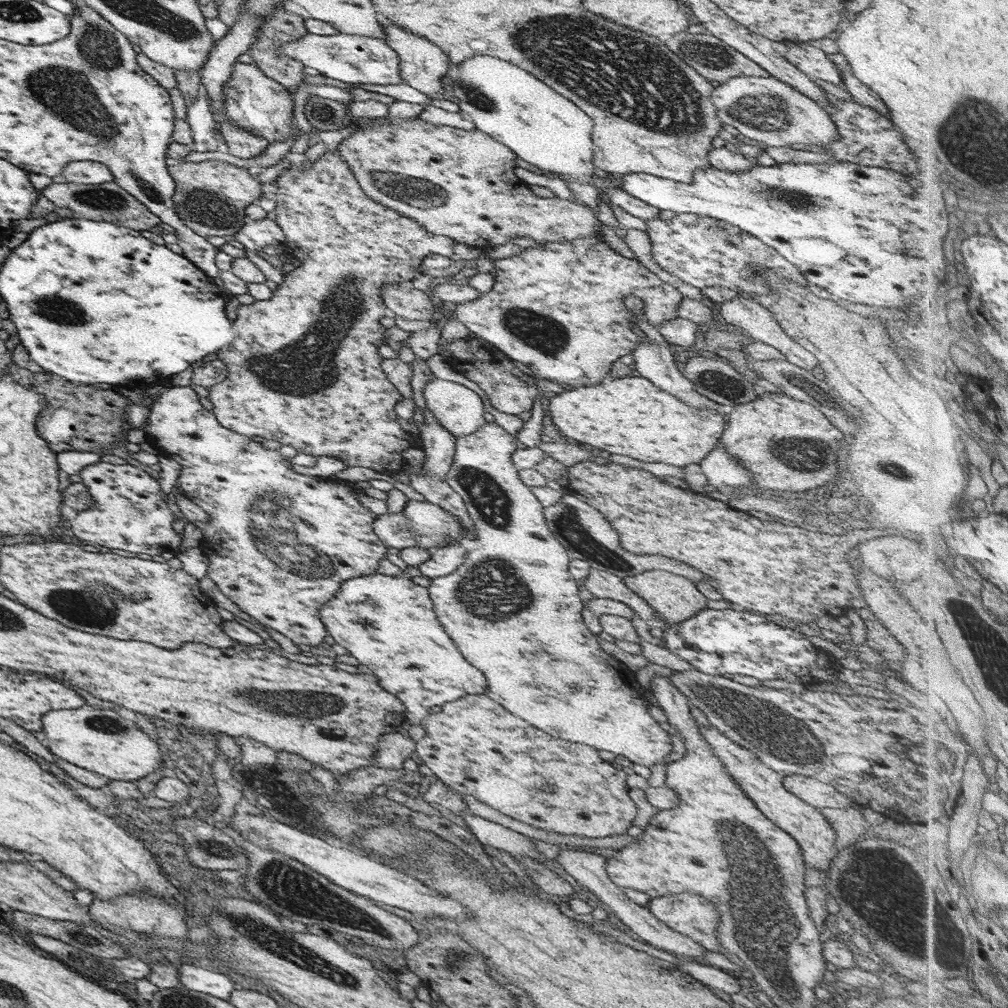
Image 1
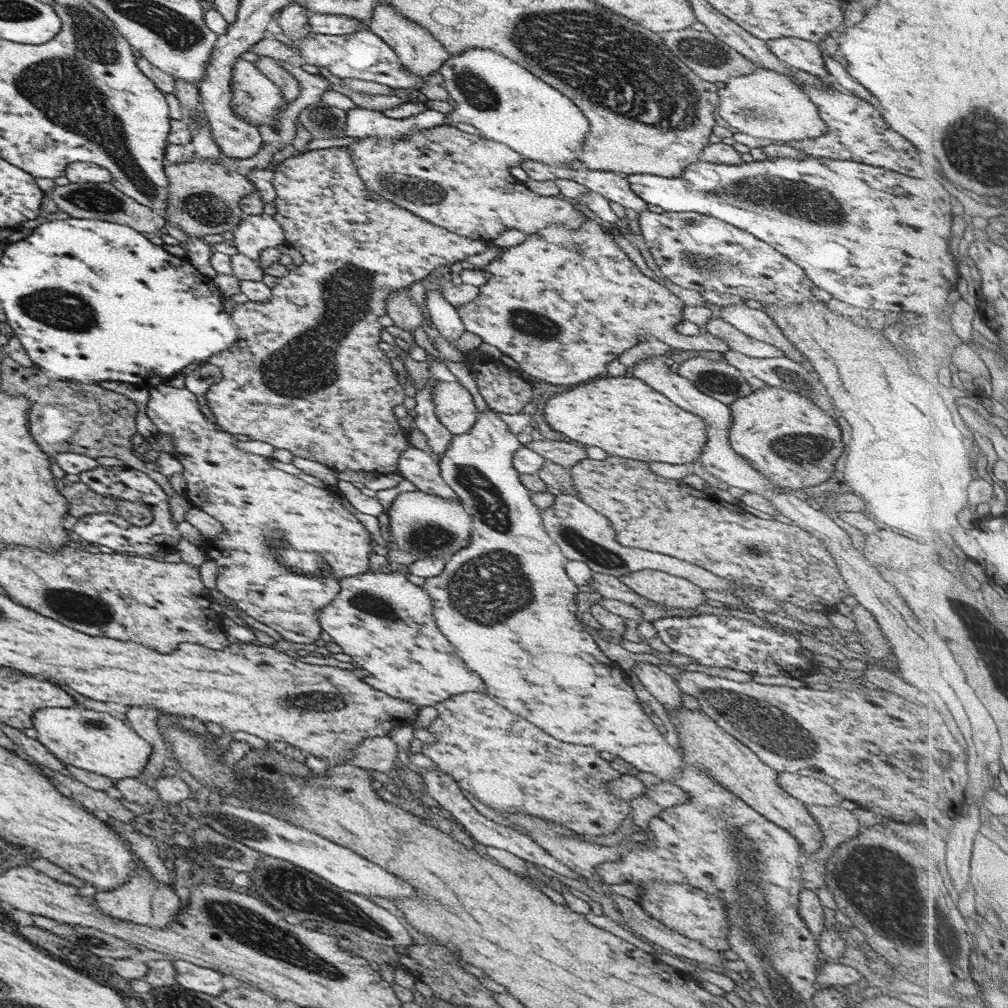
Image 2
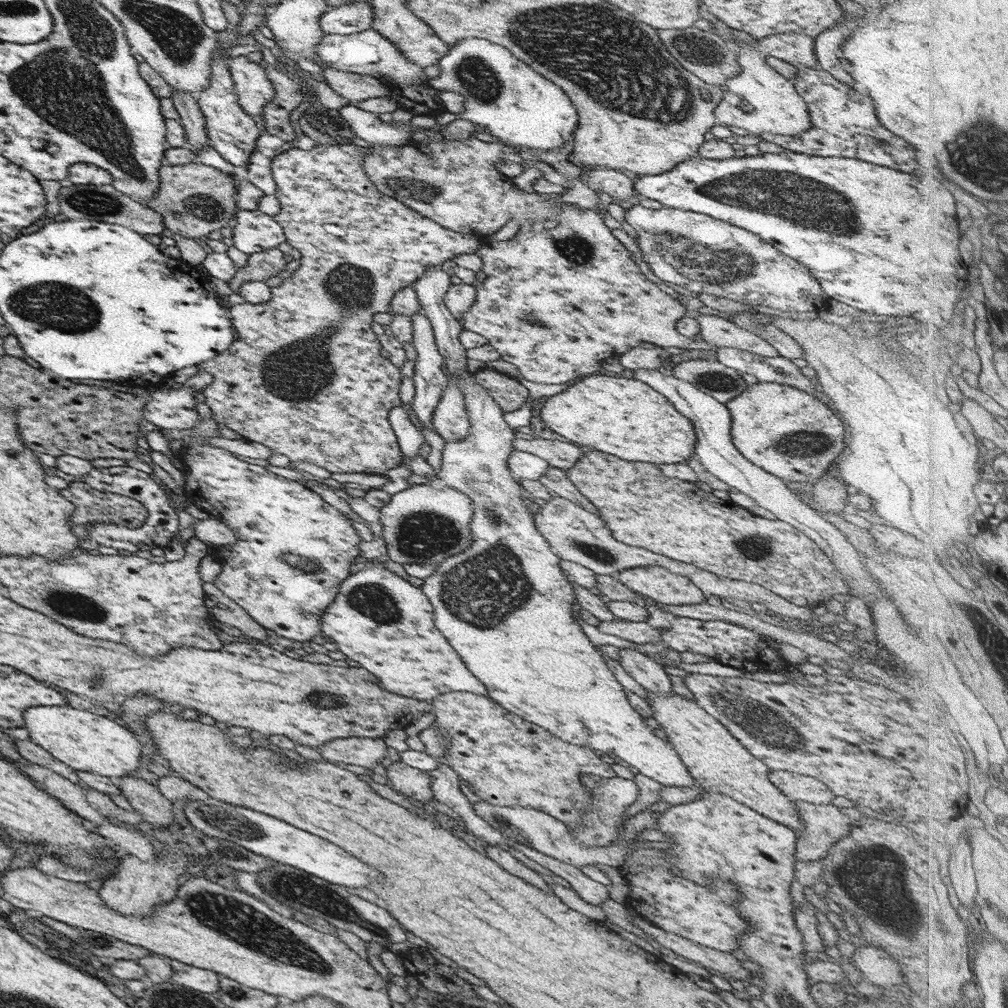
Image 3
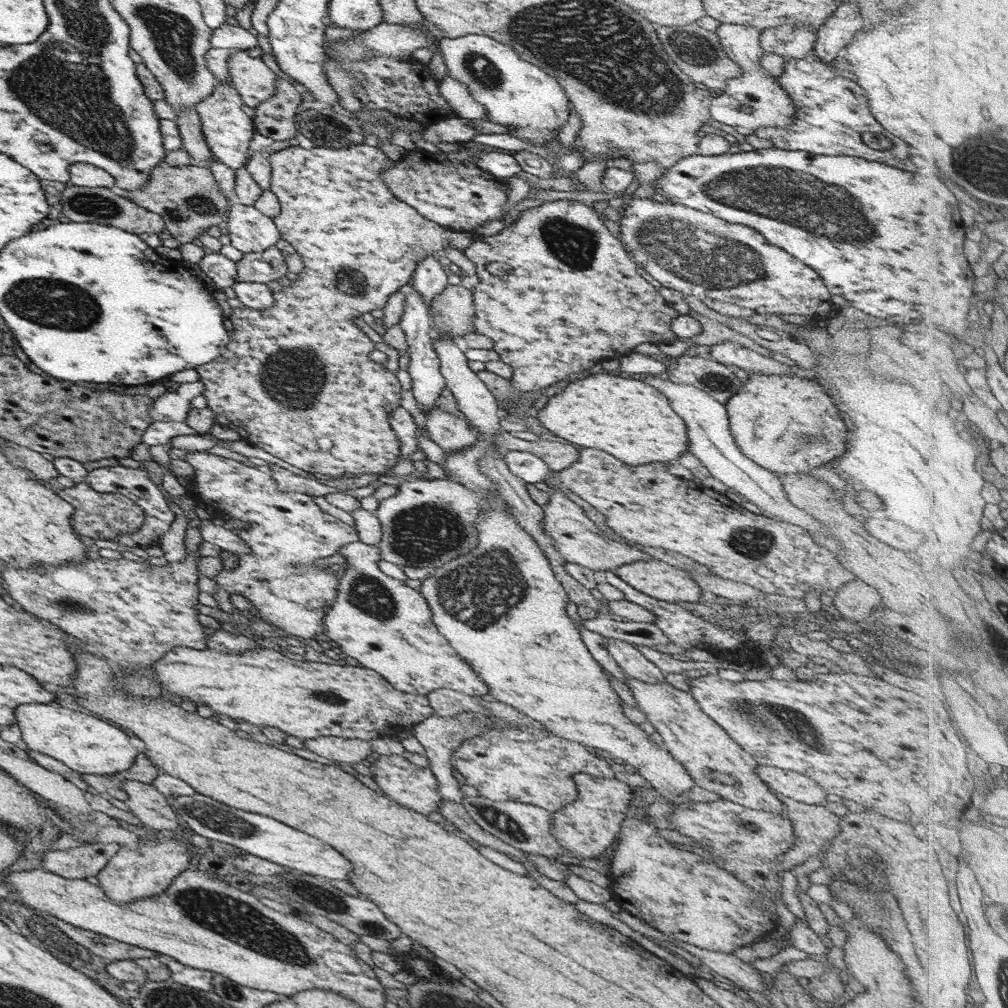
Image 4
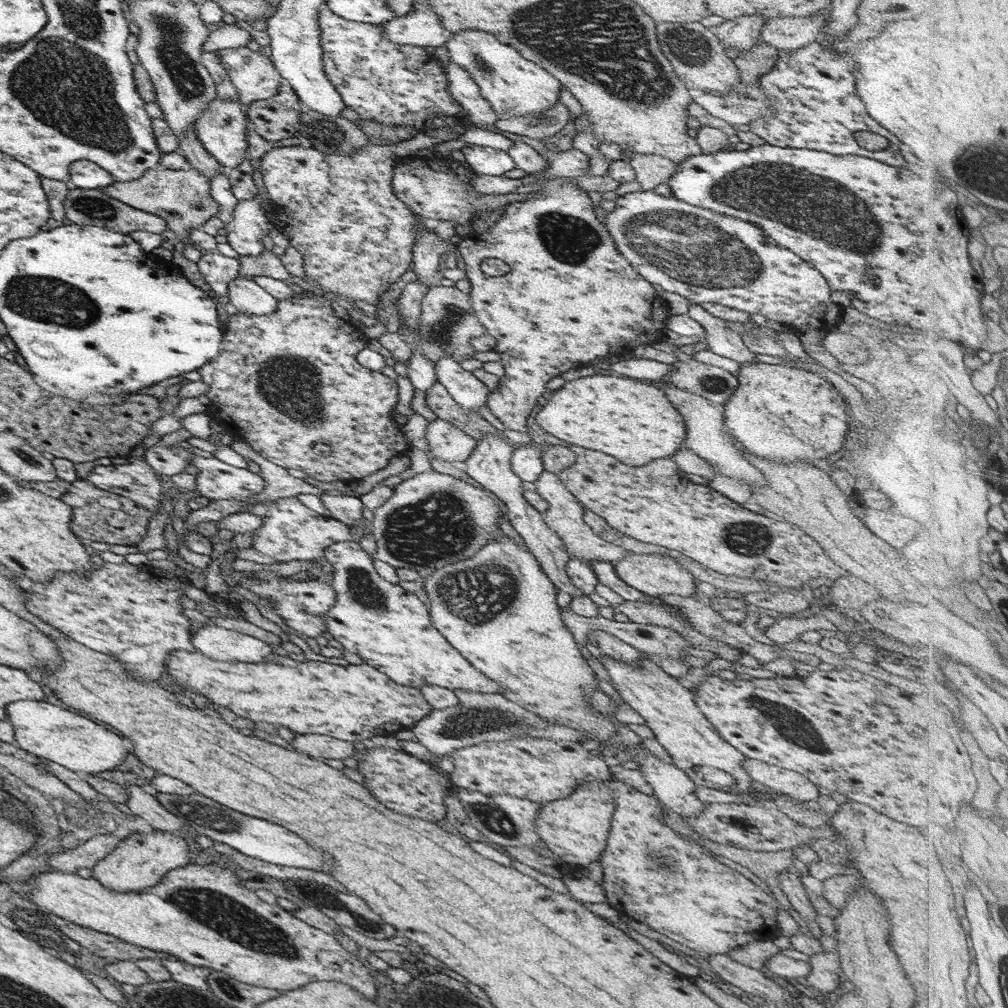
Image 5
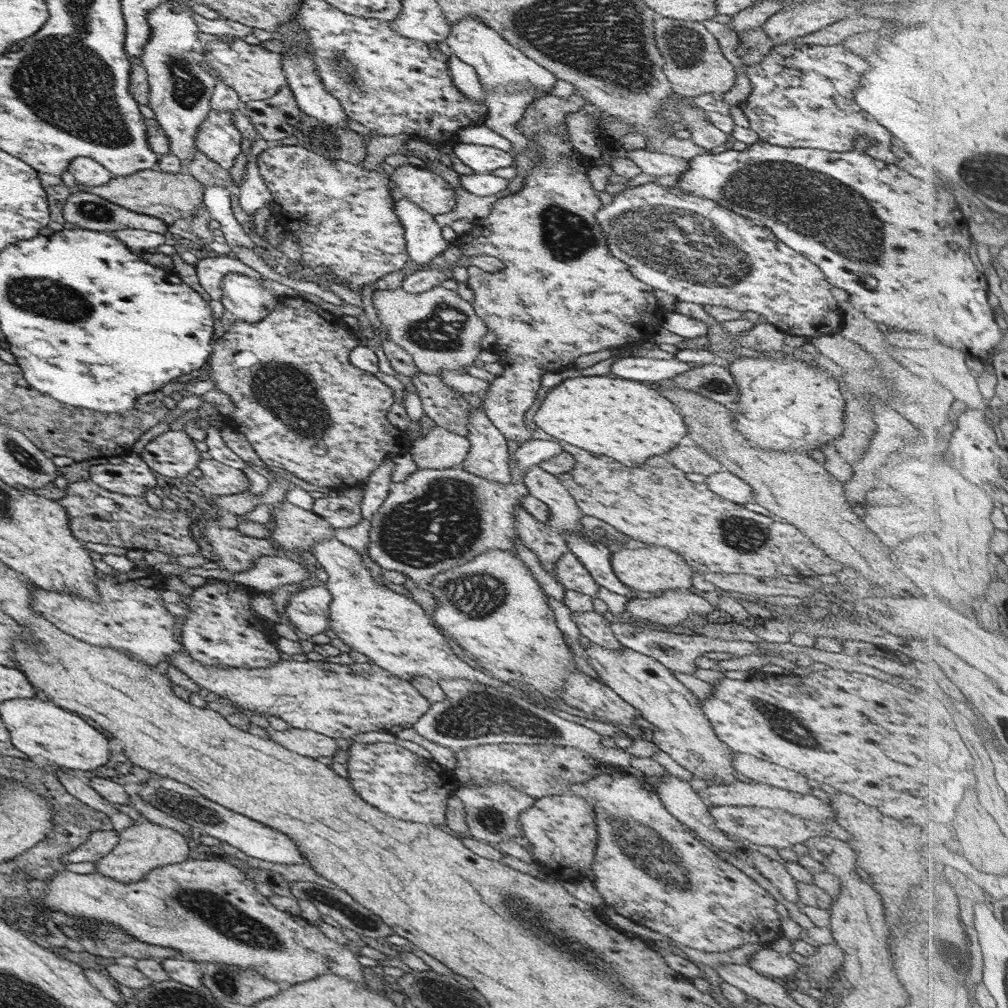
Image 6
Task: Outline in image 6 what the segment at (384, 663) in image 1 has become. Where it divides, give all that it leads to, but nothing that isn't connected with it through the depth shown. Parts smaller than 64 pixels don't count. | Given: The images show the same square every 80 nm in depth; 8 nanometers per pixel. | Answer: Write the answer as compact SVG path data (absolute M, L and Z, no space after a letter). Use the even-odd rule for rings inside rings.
M329 539L312 544L308 551L311 556L319 563L319 566L328 574L326 586L330 594L331 604L327 616L332 625L329 626L336 637L355 650L364 654L369 663L373 663L379 668L385 668L397 678L409 681L415 676L422 676L429 680L437 682L439 679L452 679L459 677L470 680L474 683L481 683L490 687L503 686L501 681L494 679L489 674L483 674L479 670L465 664L460 658L453 654L449 645L445 642L443 635L437 627L431 624L422 608L410 597L399 595L385 587L382 582L374 580L372 575L361 562L360 554L357 554L352 548L341 544L338 540Z

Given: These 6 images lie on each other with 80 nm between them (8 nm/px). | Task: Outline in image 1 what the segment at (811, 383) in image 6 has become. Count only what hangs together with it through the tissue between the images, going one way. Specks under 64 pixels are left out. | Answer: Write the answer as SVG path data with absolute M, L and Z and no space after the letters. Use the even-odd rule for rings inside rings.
M765 393L732 407L720 442L727 454L751 474L753 487L772 490L779 497L813 490L833 480L843 433L811 404L793 400L784 393Z

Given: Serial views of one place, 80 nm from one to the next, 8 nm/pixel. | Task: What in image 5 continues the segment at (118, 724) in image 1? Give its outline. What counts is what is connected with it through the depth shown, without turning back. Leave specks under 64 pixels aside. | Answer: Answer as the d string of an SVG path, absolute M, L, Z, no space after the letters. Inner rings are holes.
M19 700L5 705L7 720L13 727L14 743L26 753L57 763L86 776L109 770L121 763L130 747L126 739L95 722L51 703Z

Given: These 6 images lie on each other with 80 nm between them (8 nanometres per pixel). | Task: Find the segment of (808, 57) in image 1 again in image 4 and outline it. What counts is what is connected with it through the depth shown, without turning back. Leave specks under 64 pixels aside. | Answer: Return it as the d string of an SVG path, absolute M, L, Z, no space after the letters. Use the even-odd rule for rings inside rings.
M786 24L764 28L758 36L763 51L778 54L784 59L801 59L811 54L816 39L811 27L792 30Z

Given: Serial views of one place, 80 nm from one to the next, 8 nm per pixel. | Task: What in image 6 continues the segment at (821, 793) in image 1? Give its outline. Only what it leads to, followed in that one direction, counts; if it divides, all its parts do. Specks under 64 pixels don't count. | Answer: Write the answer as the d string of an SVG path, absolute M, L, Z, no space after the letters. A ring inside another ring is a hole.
M732 751L732 767L751 781L799 794L810 793L811 788L803 775L756 756Z

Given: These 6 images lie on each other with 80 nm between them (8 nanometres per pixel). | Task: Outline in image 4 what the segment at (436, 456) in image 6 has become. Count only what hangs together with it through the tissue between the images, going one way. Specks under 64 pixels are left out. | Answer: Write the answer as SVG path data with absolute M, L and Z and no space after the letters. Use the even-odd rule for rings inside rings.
M437 407L429 410L425 417L427 434L443 454L448 454L452 450L466 450L469 446L474 446L477 436L465 419L457 418L451 411Z

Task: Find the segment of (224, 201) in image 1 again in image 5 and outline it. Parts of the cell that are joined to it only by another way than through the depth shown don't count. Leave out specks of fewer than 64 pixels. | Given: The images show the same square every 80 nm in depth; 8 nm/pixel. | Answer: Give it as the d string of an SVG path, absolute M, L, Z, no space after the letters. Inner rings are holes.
M184 167L179 170L151 168L146 170L138 179L127 182L115 182L101 187L100 191L107 196L131 206L155 214L165 221L166 228L174 232L179 239L173 245L172 258L169 261L189 281L191 285L205 292L207 297L215 297L216 294L205 284L203 276L199 274L196 263L186 262L183 256L184 247L189 244L186 238L188 228L200 228L207 219L215 216L218 206L209 196L209 178L197 172L194 168Z

